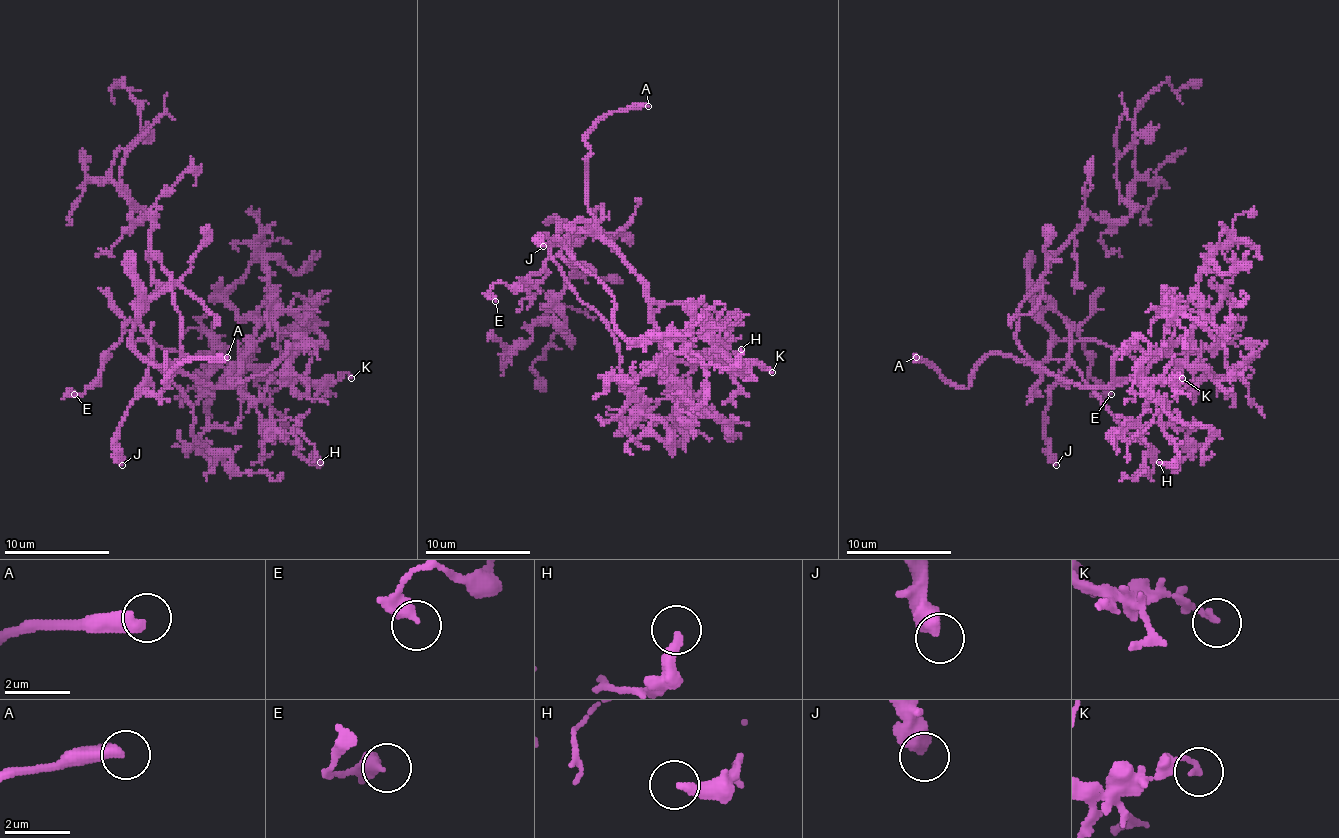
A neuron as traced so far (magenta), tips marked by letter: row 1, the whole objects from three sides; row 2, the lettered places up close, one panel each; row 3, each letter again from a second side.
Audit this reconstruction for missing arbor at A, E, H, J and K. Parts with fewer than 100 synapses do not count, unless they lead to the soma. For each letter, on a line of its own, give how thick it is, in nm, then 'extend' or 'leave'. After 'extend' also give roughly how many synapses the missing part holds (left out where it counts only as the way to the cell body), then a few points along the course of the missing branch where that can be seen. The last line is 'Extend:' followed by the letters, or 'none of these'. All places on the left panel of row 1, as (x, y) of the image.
A: calibre 440 nm; extend
E: calibre 300 nm; leave
H: calibre 280 nm; leave
J: calibre 550 nm; leave
K: calibre 170 nm; leave
Extend: A

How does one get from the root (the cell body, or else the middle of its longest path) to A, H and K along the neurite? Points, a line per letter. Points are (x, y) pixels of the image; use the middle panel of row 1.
A: (601, 206), (598, 219), (588, 206), (585, 161), (590, 156), (590, 146), (585, 135), (614, 111), (648, 106)
H: (601, 206), (598, 230), (643, 283), (651, 320), (662, 338), (691, 359), (720, 367), (730, 367), (741, 349)
K: (601, 206), (601, 235), (651, 299), (701, 304), (709, 312), (712, 341), (730, 359), (757, 362), (772, 372)

